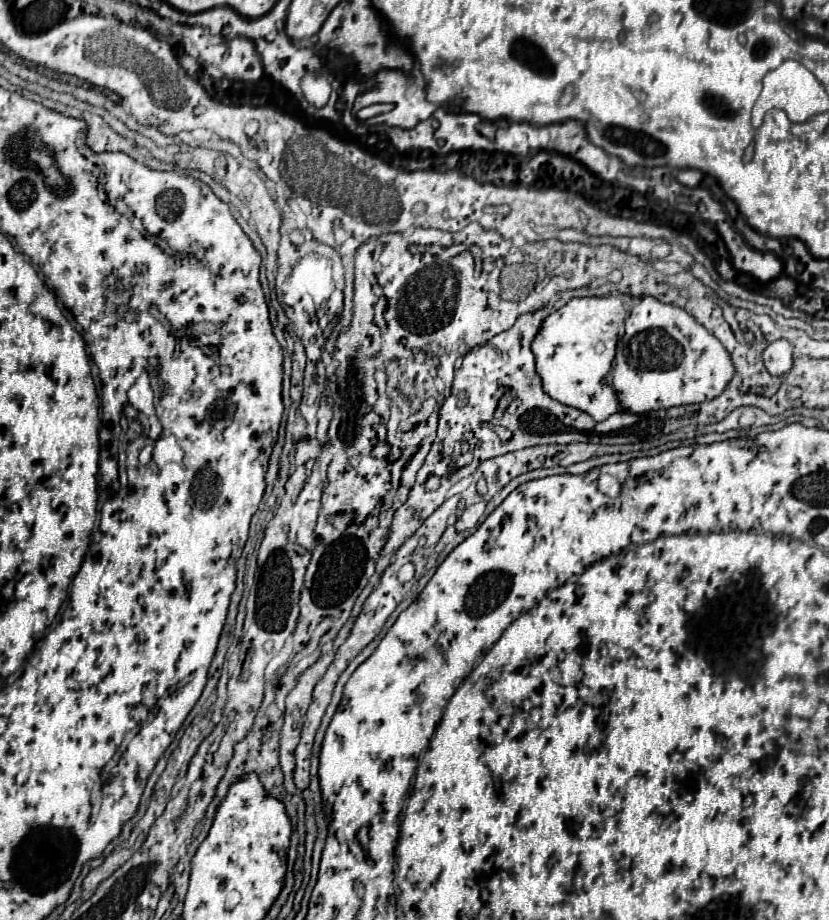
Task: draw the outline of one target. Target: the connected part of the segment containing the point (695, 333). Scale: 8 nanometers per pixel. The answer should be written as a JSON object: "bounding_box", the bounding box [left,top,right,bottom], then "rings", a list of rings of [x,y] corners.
{"bounding_box":[531,295,735,421],"rings":[[[617,295],[617,297],[587,297],[587,299],[571,299],[567,305],[563,305],[559,311],[551,313],[539,335],[535,337],[533,345],[531,345],[533,353],[535,353],[535,365],[537,365],[537,373],[543,379],[543,389],[559,403],[569,405],[569,407],[577,407],[581,411],[587,411],[595,421],[603,421],[609,415],[617,413],[617,411],[629,411],[629,413],[647,413],[647,411],[657,411],[657,409],[671,409],[675,405],[689,405],[689,403],[703,403],[709,399],[719,397],[725,387],[729,385],[729,381],[735,375],[735,365],[731,359],[731,353],[721,345],[721,341],[707,331],[693,315],[689,315],[683,307],[671,305],[671,303],[661,303],[655,297],[631,297],[631,295]]]}

